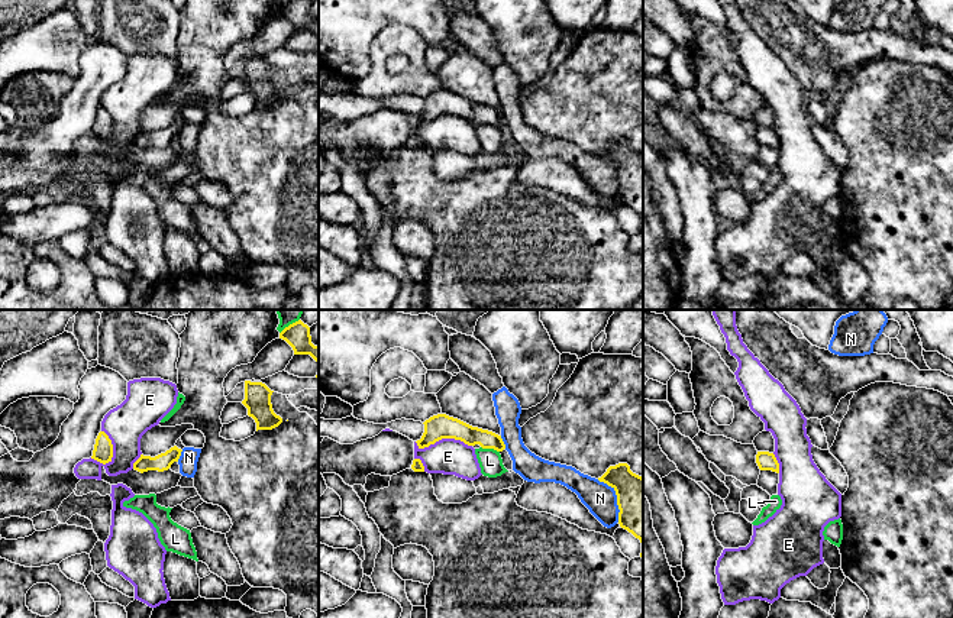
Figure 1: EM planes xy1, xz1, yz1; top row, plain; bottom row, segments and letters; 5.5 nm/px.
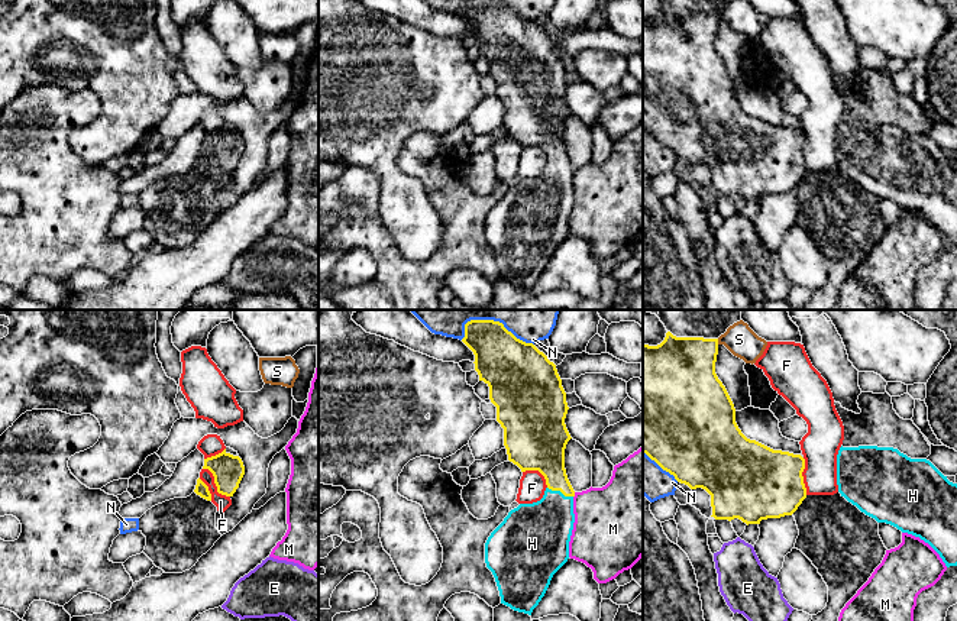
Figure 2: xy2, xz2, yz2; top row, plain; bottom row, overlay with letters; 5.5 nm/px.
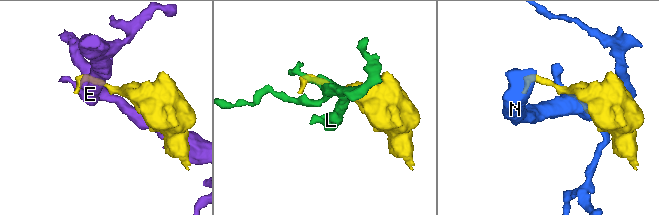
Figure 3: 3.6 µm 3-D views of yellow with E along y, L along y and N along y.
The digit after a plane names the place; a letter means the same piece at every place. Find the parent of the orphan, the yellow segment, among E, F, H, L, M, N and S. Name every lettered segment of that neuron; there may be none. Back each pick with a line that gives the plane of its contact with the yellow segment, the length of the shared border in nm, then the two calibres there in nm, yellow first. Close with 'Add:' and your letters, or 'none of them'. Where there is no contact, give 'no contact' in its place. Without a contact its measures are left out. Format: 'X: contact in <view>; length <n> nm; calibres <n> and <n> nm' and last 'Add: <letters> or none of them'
H: contact in xz2; length 160 nm; calibres 240 and 320 nm
Add: H

